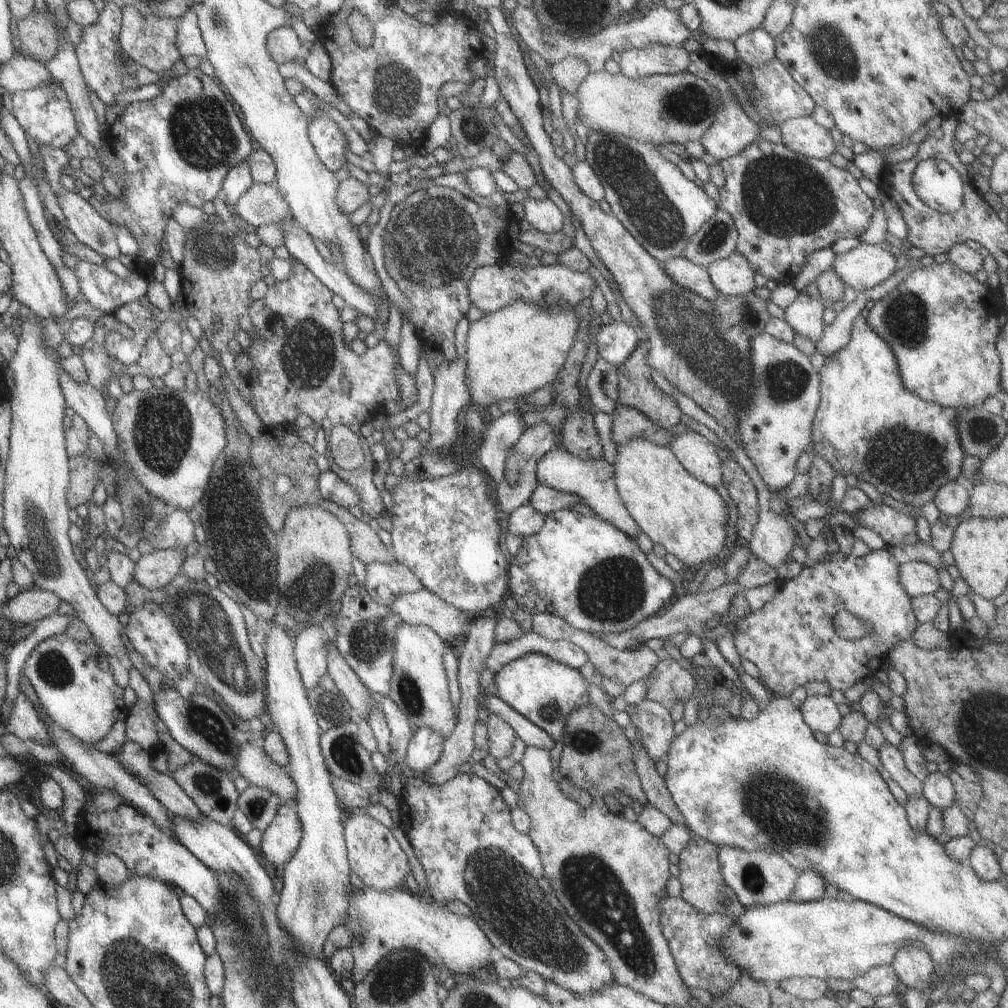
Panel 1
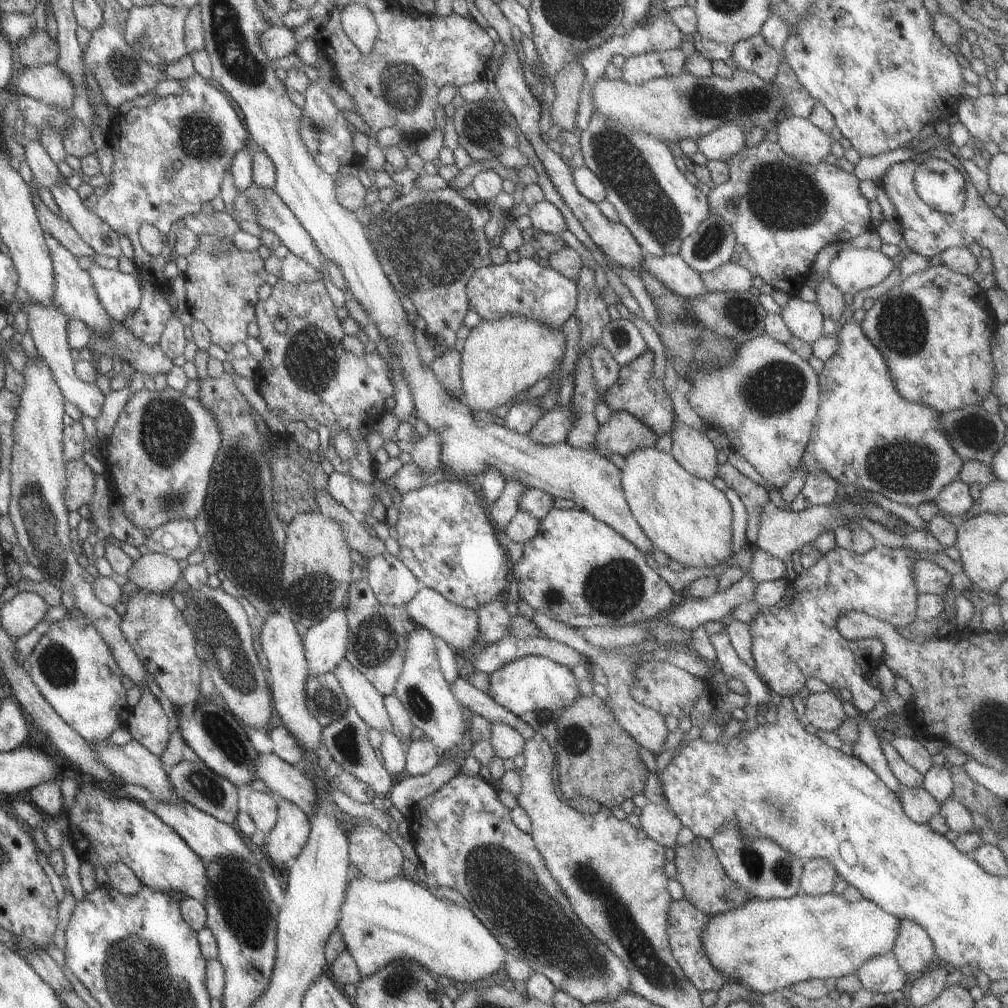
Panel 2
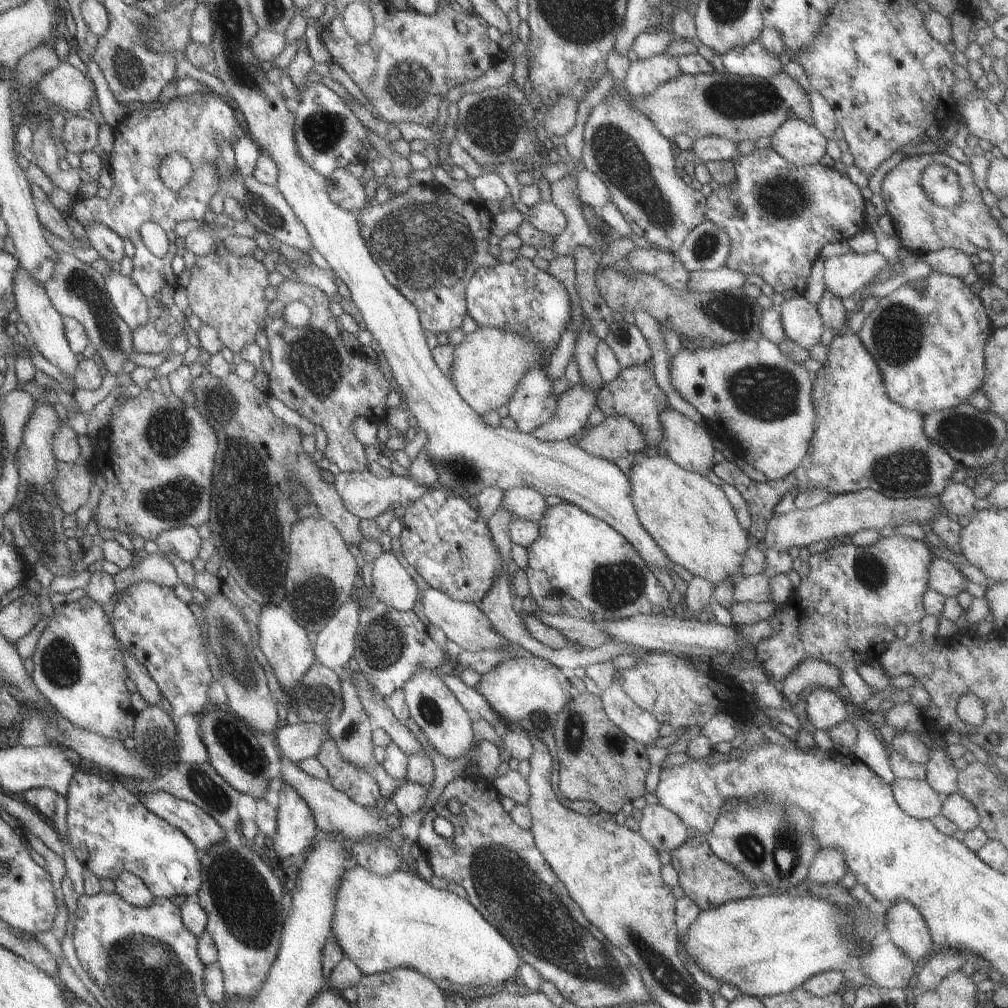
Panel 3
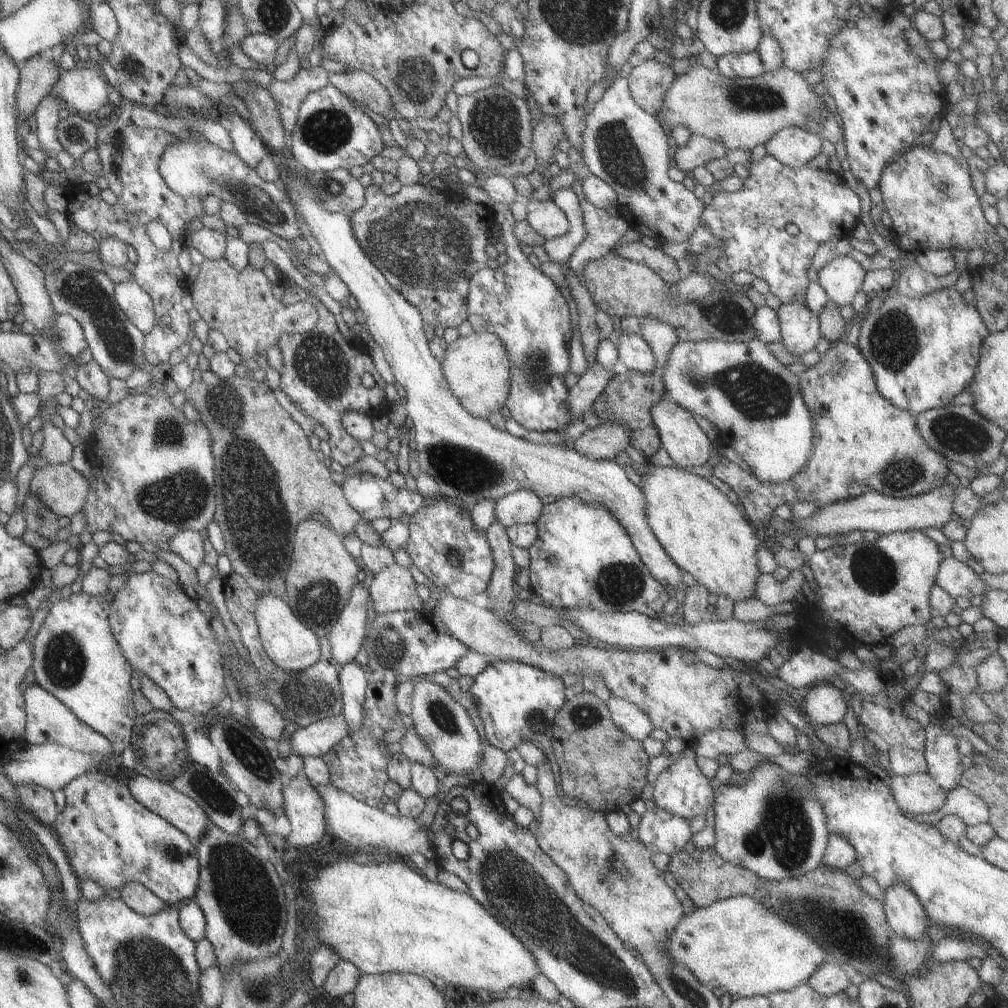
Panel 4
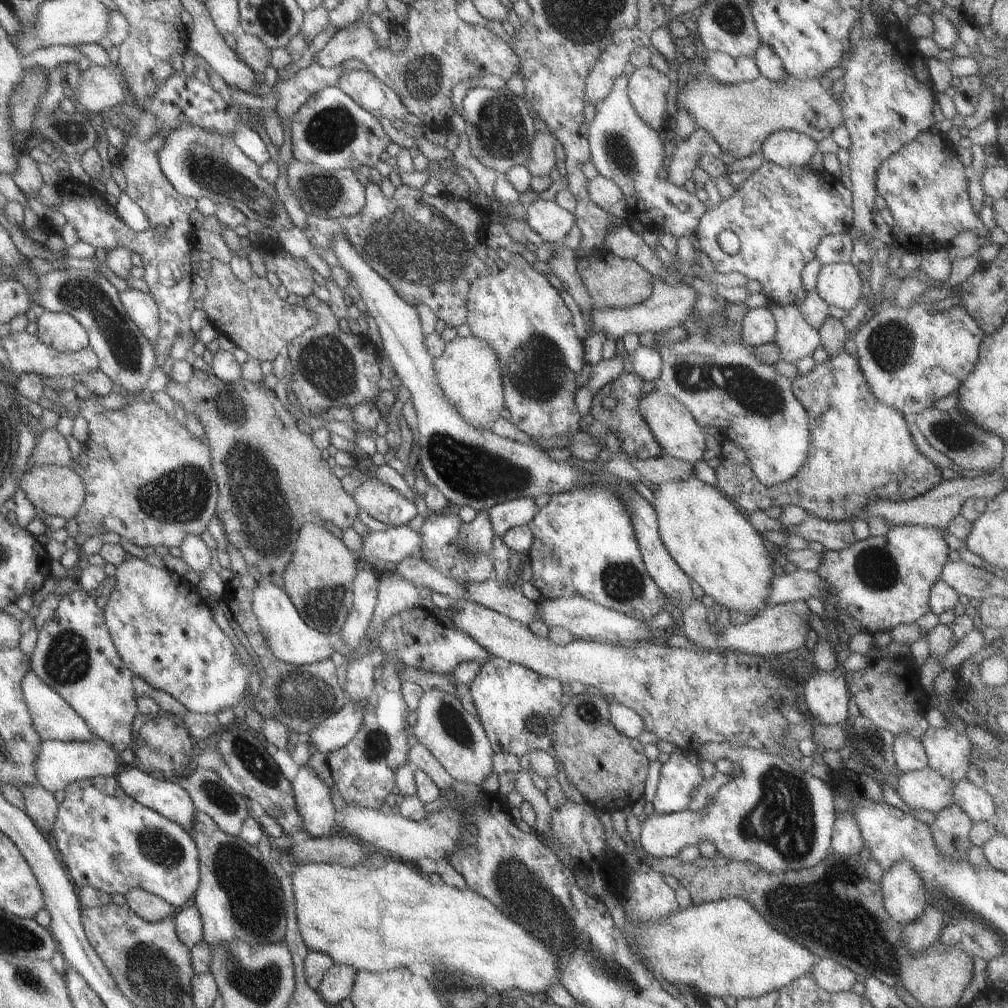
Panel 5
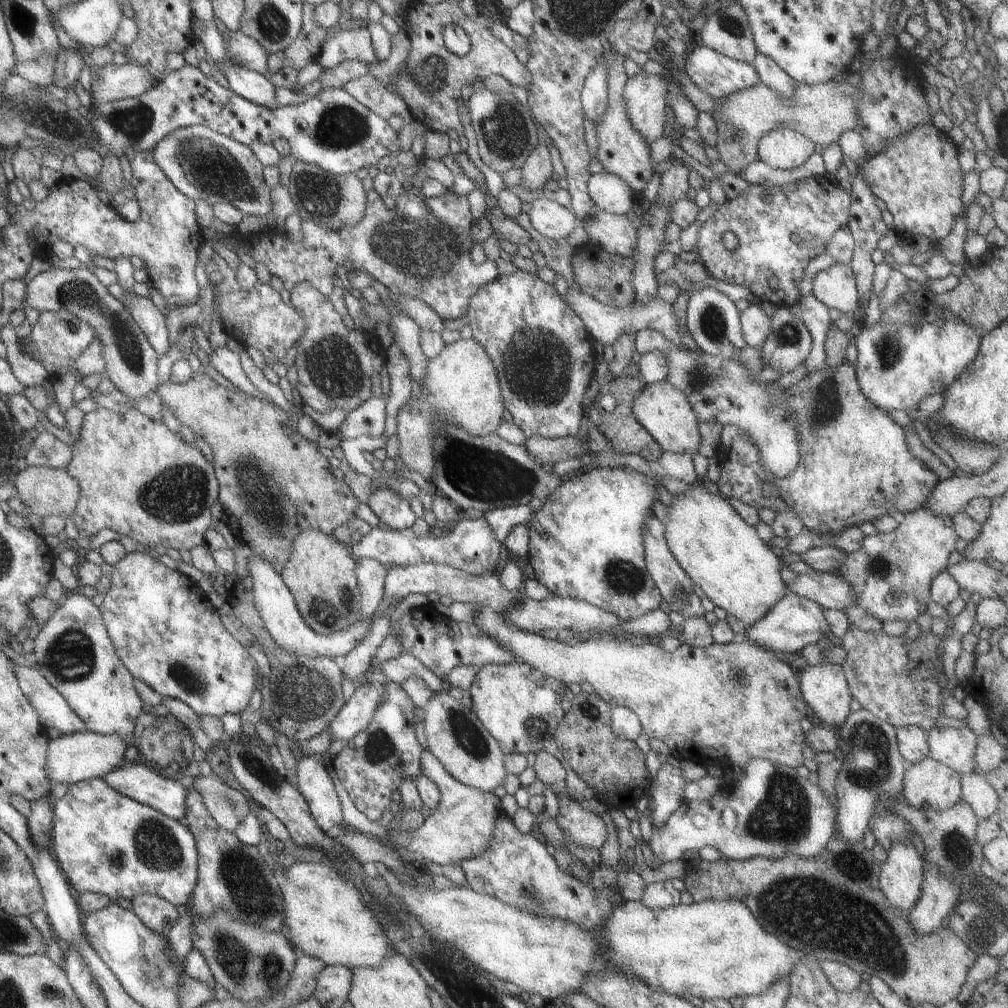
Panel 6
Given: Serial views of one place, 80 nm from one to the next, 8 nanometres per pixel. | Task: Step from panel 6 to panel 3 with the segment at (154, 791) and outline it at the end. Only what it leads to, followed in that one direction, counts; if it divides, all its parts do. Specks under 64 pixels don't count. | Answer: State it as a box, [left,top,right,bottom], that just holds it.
[137,791,227,852]

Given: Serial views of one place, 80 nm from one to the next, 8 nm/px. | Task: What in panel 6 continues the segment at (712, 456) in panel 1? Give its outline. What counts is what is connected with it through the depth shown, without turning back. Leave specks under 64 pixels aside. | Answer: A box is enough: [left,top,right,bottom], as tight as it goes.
[631,381,699,456]

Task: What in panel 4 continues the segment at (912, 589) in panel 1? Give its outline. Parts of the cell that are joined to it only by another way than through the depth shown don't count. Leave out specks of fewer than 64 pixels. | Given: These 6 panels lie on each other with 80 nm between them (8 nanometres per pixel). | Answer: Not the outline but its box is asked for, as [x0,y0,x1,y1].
[934,557,988,598]

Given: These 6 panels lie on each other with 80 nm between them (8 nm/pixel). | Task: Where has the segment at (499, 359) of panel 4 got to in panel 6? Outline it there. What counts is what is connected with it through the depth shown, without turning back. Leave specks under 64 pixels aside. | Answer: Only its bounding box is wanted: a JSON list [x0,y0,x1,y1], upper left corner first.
[395,338,504,482]

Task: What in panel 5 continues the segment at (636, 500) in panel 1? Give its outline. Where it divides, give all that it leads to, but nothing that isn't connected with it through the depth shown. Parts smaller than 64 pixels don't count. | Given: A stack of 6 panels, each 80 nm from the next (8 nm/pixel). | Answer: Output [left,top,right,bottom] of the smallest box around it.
[652,476,775,616]

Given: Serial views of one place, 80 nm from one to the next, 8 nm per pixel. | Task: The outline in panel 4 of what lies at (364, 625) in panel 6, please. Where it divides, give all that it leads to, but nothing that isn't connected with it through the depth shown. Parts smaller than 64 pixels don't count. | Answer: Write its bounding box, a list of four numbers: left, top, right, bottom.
[254,592,323,672]

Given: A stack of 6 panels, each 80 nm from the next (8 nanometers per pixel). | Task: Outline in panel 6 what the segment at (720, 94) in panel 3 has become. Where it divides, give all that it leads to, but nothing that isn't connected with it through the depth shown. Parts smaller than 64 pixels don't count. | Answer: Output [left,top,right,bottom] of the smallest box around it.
[704,81,857,176]

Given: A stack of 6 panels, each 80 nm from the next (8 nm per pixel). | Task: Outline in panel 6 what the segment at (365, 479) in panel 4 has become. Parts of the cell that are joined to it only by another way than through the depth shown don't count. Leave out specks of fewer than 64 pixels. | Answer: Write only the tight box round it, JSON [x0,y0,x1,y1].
[367,487,417,530]

